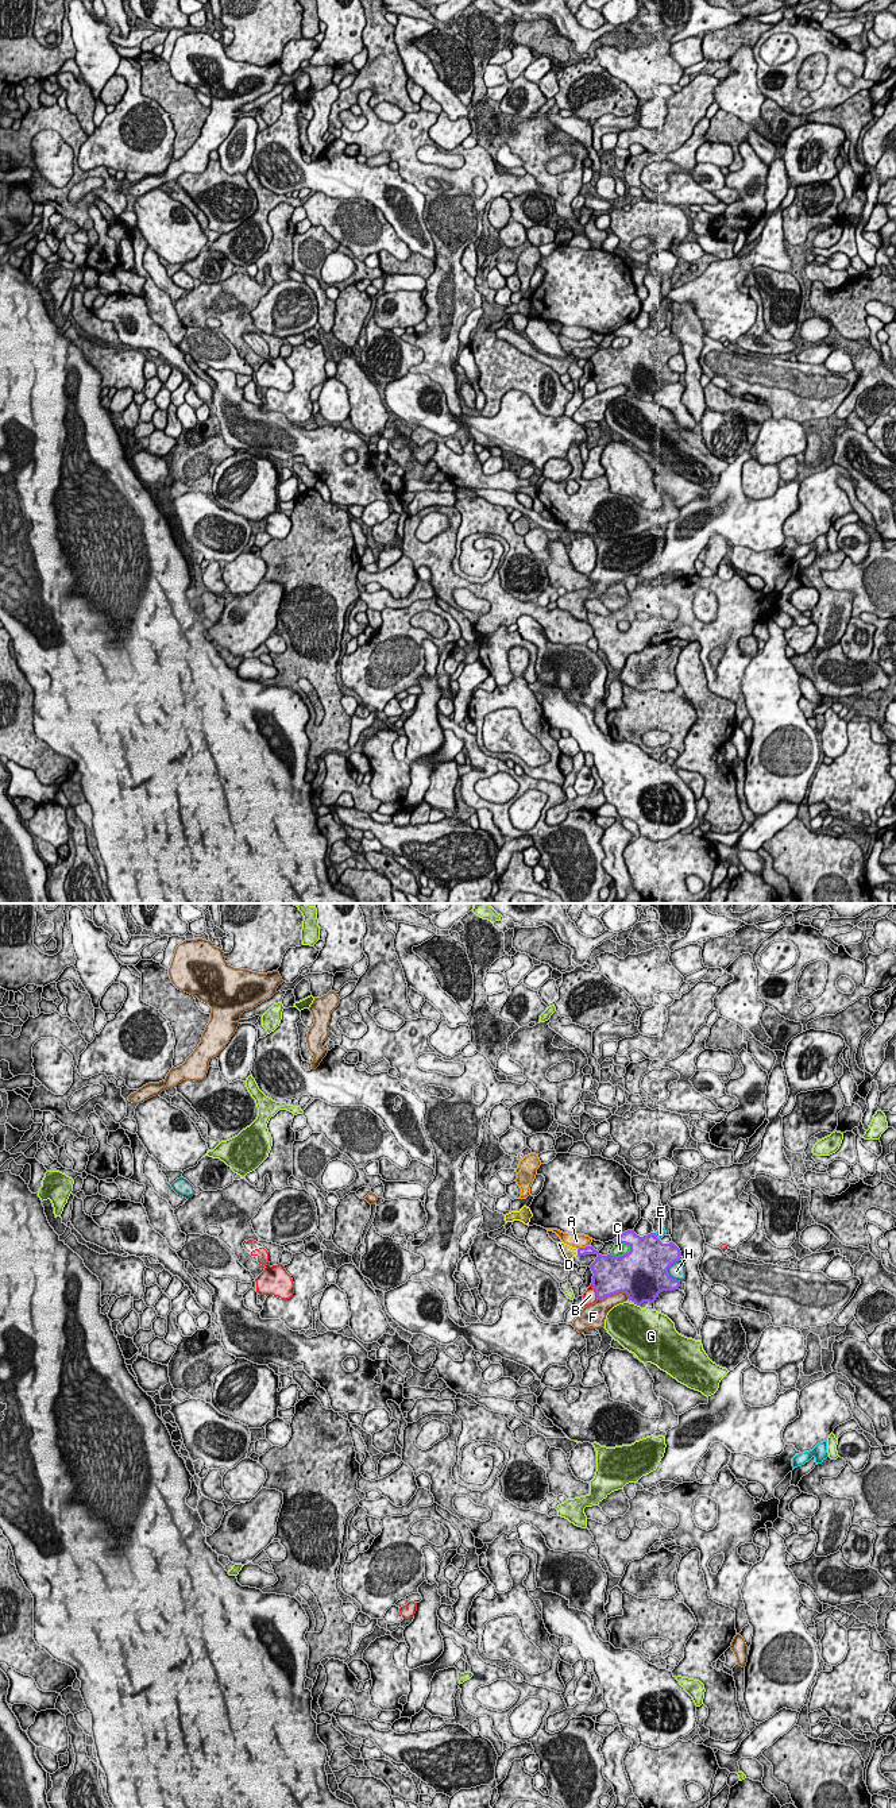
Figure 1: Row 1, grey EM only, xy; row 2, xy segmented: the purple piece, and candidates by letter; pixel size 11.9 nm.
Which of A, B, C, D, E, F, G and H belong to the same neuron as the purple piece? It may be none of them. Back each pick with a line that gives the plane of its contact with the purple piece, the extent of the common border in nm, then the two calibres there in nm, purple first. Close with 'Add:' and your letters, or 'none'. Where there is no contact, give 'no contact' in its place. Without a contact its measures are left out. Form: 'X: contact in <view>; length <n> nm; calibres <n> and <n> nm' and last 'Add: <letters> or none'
D: contact in xy; length 80 nm; calibres 100 and 160 nm
Add: D

